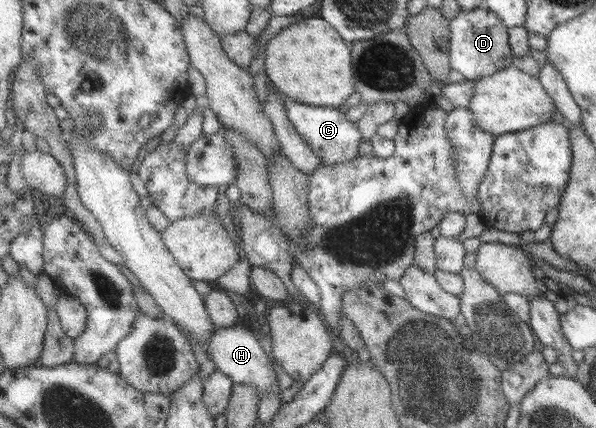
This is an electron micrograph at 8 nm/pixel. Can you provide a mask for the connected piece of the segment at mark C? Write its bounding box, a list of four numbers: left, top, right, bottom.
[286,99,365,167]

